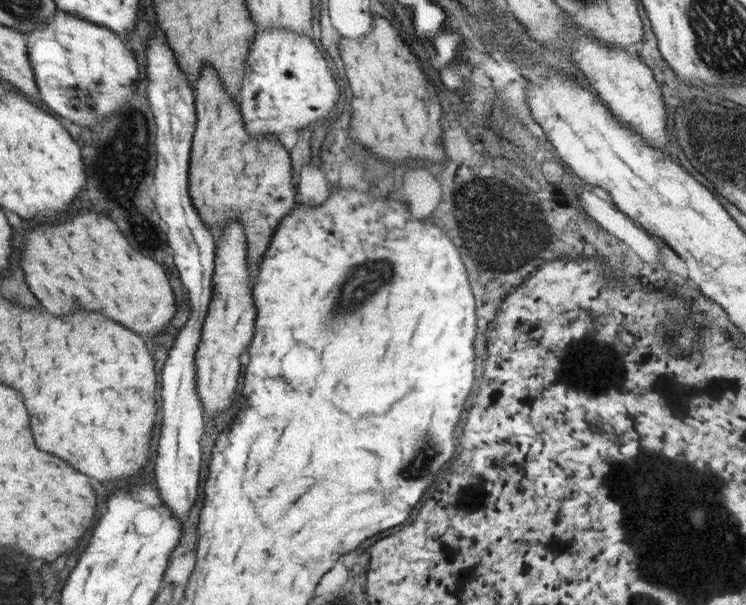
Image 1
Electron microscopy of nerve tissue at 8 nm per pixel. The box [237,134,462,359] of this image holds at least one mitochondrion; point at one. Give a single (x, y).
(352, 294)

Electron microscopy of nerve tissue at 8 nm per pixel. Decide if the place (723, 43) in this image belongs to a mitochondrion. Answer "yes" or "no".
yes

